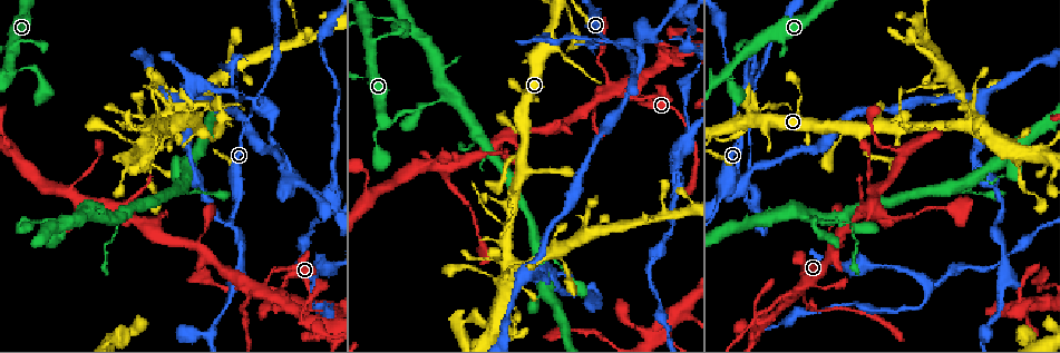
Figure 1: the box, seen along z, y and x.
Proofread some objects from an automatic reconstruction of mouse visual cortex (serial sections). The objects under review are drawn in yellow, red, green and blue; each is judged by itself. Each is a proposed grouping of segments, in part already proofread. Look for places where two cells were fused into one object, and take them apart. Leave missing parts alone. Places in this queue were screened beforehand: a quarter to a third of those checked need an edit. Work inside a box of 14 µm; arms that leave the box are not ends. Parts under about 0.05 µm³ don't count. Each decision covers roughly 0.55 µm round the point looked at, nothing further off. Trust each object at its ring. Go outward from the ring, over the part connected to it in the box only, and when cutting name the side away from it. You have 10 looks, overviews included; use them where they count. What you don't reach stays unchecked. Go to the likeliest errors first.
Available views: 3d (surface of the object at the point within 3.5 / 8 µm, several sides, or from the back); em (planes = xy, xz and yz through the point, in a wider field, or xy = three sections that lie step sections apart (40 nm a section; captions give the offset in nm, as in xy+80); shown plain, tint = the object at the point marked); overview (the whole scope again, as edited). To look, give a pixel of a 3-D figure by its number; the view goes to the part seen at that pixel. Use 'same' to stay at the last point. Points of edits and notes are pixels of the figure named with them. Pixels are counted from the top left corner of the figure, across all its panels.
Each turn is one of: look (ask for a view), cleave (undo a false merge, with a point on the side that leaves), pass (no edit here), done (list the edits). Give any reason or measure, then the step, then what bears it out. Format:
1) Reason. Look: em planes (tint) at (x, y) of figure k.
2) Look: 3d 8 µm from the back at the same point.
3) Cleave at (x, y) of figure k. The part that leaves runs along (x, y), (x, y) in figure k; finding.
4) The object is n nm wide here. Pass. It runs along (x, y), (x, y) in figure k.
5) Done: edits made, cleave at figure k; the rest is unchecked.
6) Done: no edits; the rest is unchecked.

Look: 3d 3.5 µm at (250, 114) of figure 1.

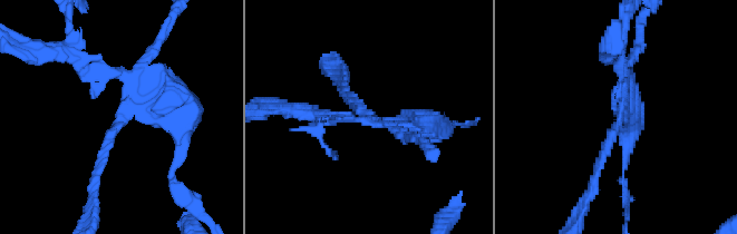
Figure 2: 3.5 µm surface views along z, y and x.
3 arms meet here; the arms are 150, 150, 350 nm wide. Look: em xy step 2 (tint) at (375, 119) of figure 2.

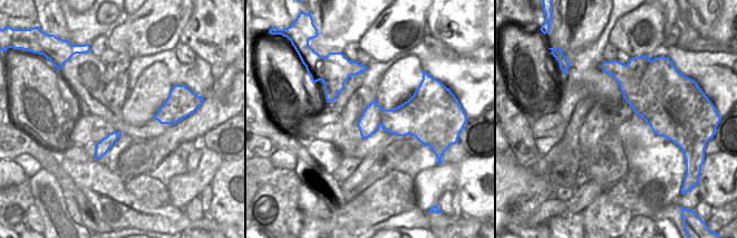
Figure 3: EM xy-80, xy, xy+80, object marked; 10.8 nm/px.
Cleave at (170, 107) of figure 2. The part that leaves runs along (135, 110), (183, 118), (175, 169) in figure 2; a second cell is stuck on.

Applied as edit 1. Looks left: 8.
Looks like a crossing. Look: 3d 3.5 µm at (278, 295) of figure 1.

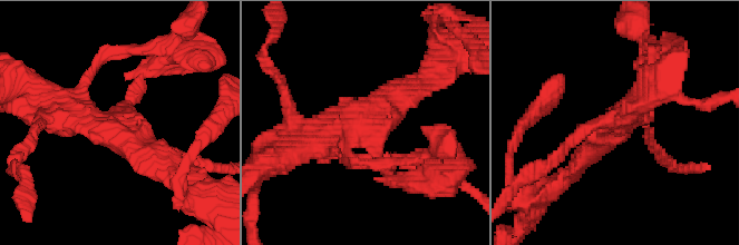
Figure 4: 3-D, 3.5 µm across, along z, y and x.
4 arms meet here; the arms are 150, 150, 300, 400 nm wide. Look: em planes (tint) at (363, 133) of figure 4.

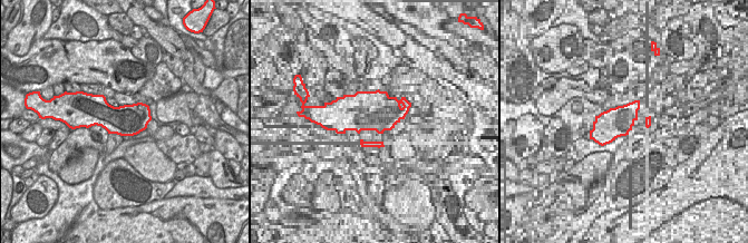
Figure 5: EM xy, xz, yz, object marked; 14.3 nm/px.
The object is 440 nm wide here. Cleave at (654, 149) of figure 4. The part that leaves runs along (649, 130), (652, 147), (672, 168) in figure 4; two cells meet here.

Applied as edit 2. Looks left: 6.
Narrows sharply. Look: 3d 3.5 µm from the back at (503, 263) of figure 1.

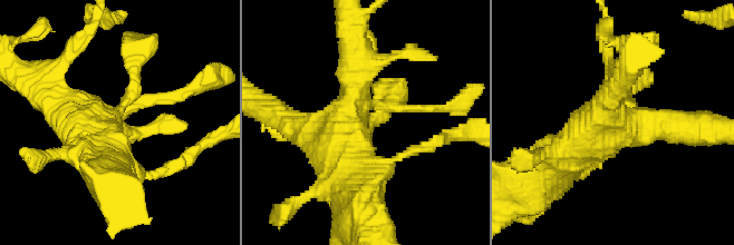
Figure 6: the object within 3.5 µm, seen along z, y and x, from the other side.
Need the tissue. Look: em xy step 2 (plain) at (366, 125) of figure 6.

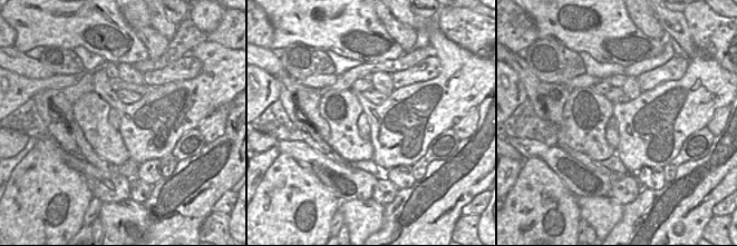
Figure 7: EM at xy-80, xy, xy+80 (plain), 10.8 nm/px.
Where the object lies. Look: em xy step 2 (tint) at the same point.

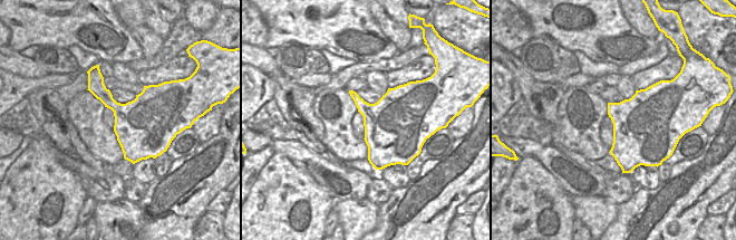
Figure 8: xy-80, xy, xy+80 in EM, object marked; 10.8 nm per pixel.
Pass. It runs along (354, 46), (347, 119), (286, 119) in figure 6; all the same cell.

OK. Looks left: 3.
Three arms meet. Look: 3d 3.5 µm at (871, 202) of figure 1.

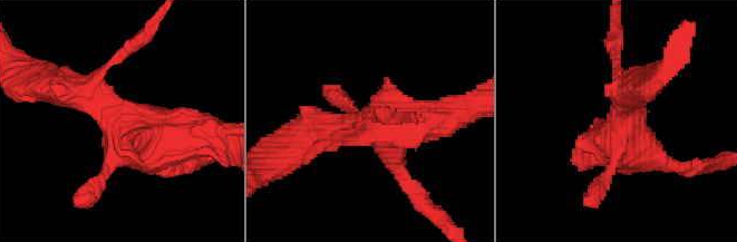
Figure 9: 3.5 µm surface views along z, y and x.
Look: em planes (tint) at (627, 116) of figure 9.

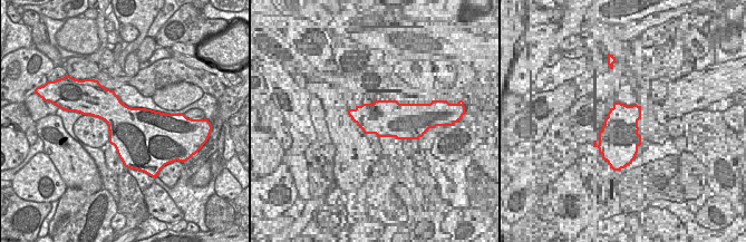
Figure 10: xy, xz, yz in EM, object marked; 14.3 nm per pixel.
Pass. It runs along (217, 136), (142, 136), (80, 95) in figure 9; all the same cell.

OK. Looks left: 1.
Done: edits made, cleave at figure 2, cleave at figure 4; the rest is unchecked.

